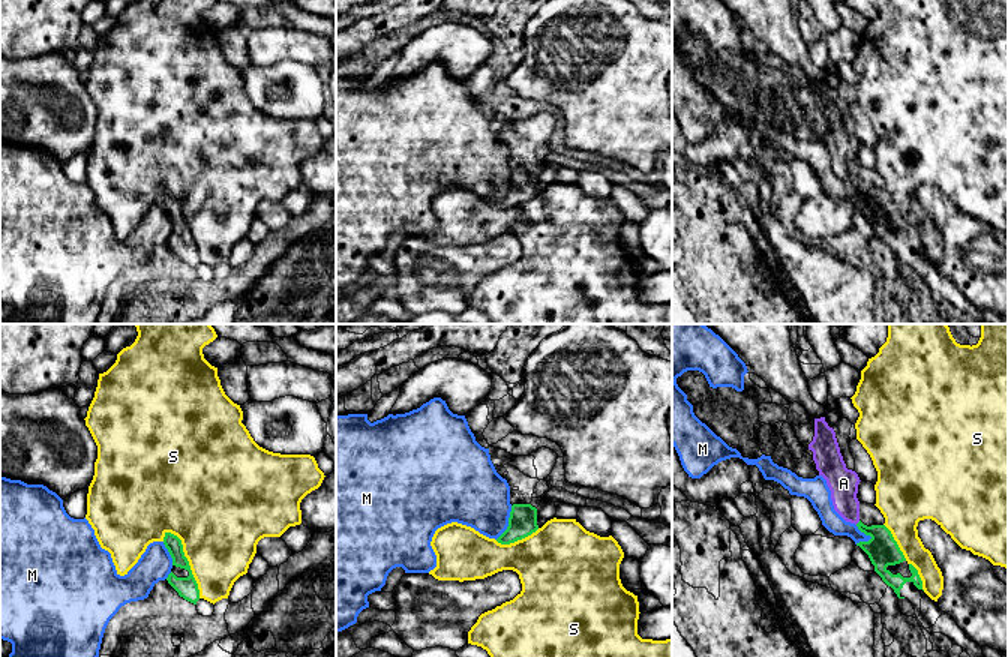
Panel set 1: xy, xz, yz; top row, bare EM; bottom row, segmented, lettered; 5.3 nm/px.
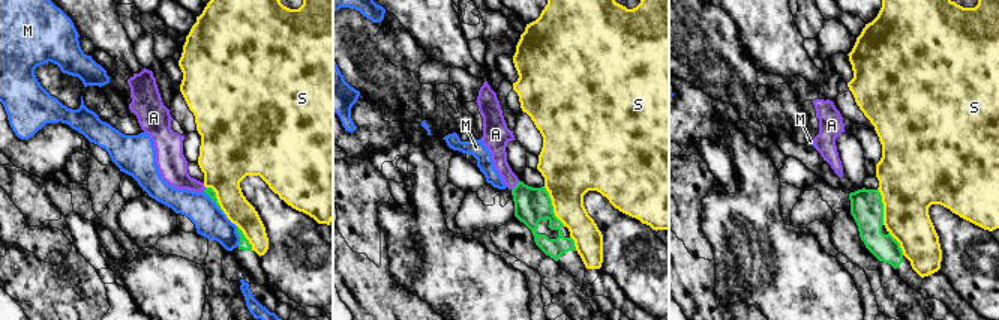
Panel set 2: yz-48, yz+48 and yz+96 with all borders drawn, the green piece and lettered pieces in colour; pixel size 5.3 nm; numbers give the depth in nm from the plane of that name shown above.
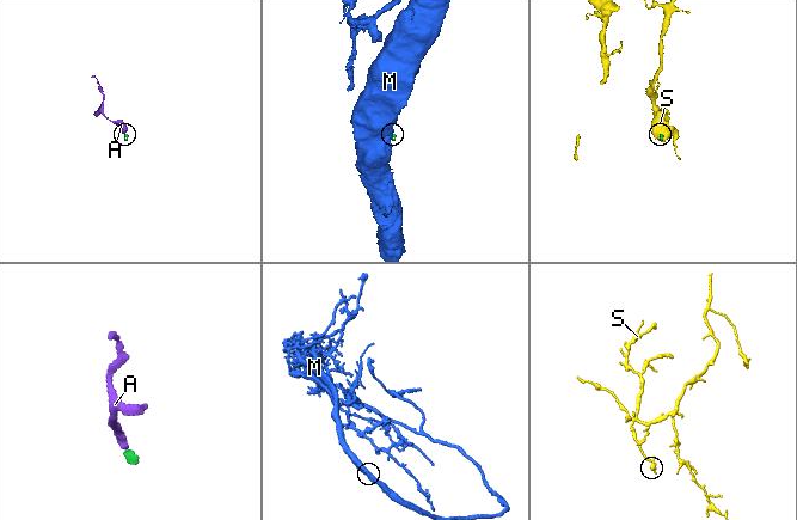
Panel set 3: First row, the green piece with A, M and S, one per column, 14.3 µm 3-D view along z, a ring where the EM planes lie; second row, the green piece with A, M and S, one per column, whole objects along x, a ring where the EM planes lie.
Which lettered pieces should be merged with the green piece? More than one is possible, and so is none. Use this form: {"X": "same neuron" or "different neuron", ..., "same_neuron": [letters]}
{"A": "same neuron", "M": "different neuron", "S": "different neuron", "same_neuron": ["A"]}

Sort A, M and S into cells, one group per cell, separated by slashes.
A / M / S

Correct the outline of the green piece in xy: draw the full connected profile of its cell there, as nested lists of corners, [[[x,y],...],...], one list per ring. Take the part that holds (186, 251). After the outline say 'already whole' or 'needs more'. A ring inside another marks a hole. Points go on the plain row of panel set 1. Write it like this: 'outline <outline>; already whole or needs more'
outline [[[165,196],[164,208],[172,222],[172,232],[166,242],[168,248],[178,256],[180,261],[196,268],[200,264],[200,254],[189,225],[184,220],[182,204],[171,196]]]; needs more

